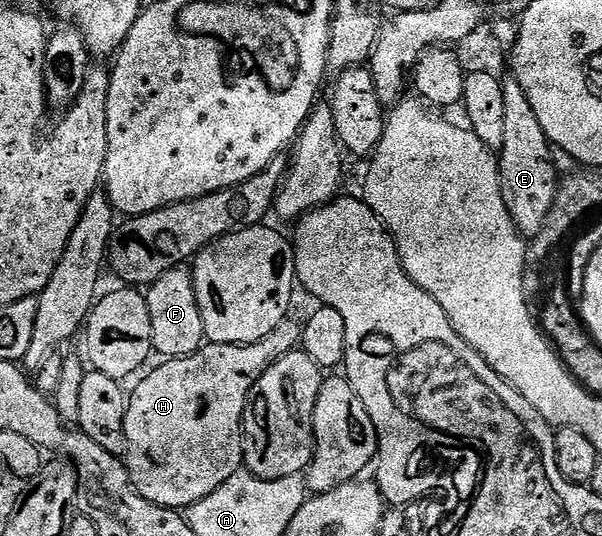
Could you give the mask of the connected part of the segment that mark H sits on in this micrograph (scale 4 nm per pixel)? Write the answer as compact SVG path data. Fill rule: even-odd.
M285 319L282 323L278 323L278 327L274 327L274 331L270 331L270 335L258 339L252 345L214 345L208 343L194 355L165 360L160 363L164 365L158 366L149 377L141 376L139 378L141 381L137 383L136 390L133 393L131 390L128 397L128 410L124 420L126 423L126 464L133 487L147 501L160 505L164 509L187 510L189 506L206 499L208 495L218 490L222 483L226 483L235 472L242 469L244 465L244 408L248 402L248 393L254 387L254 383L260 381L260 376L270 367L274 367L274 363L278 363L278 359L282 359L287 353L297 352L302 341L302 325L299 320L297 322L292 320Z

